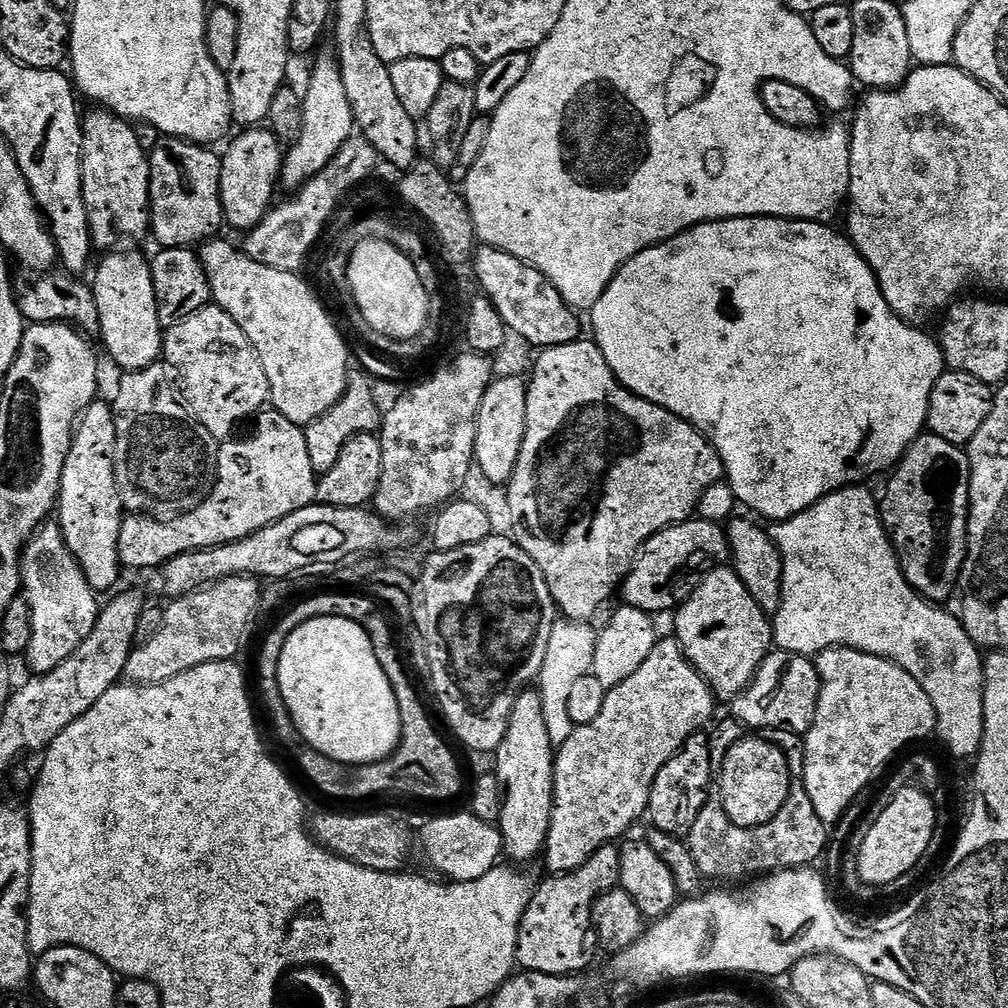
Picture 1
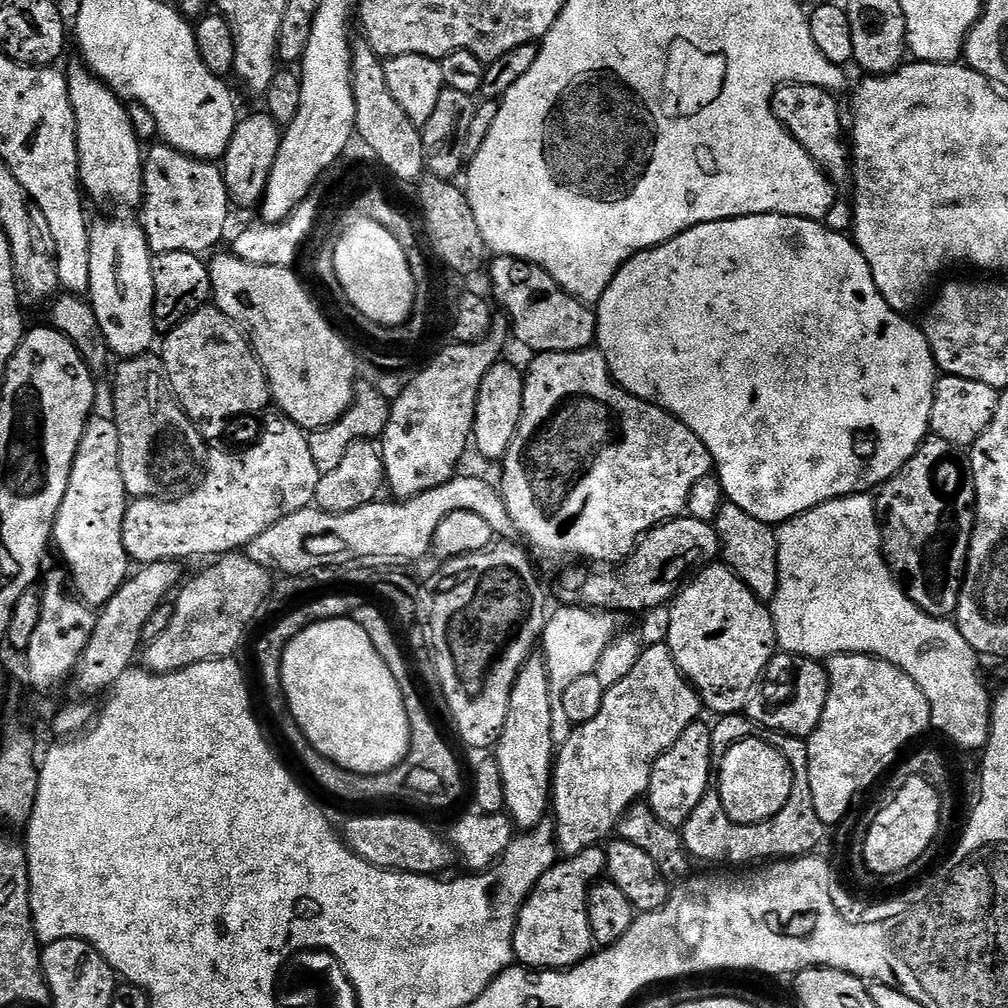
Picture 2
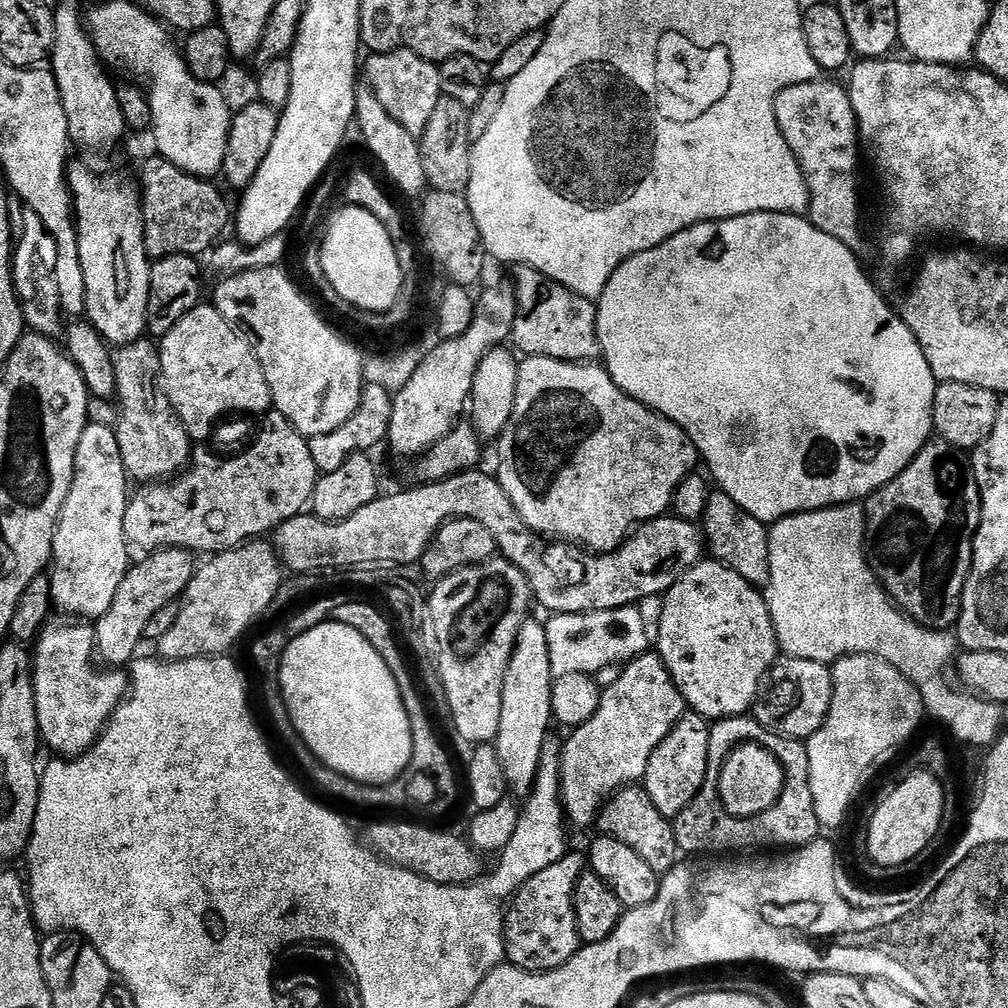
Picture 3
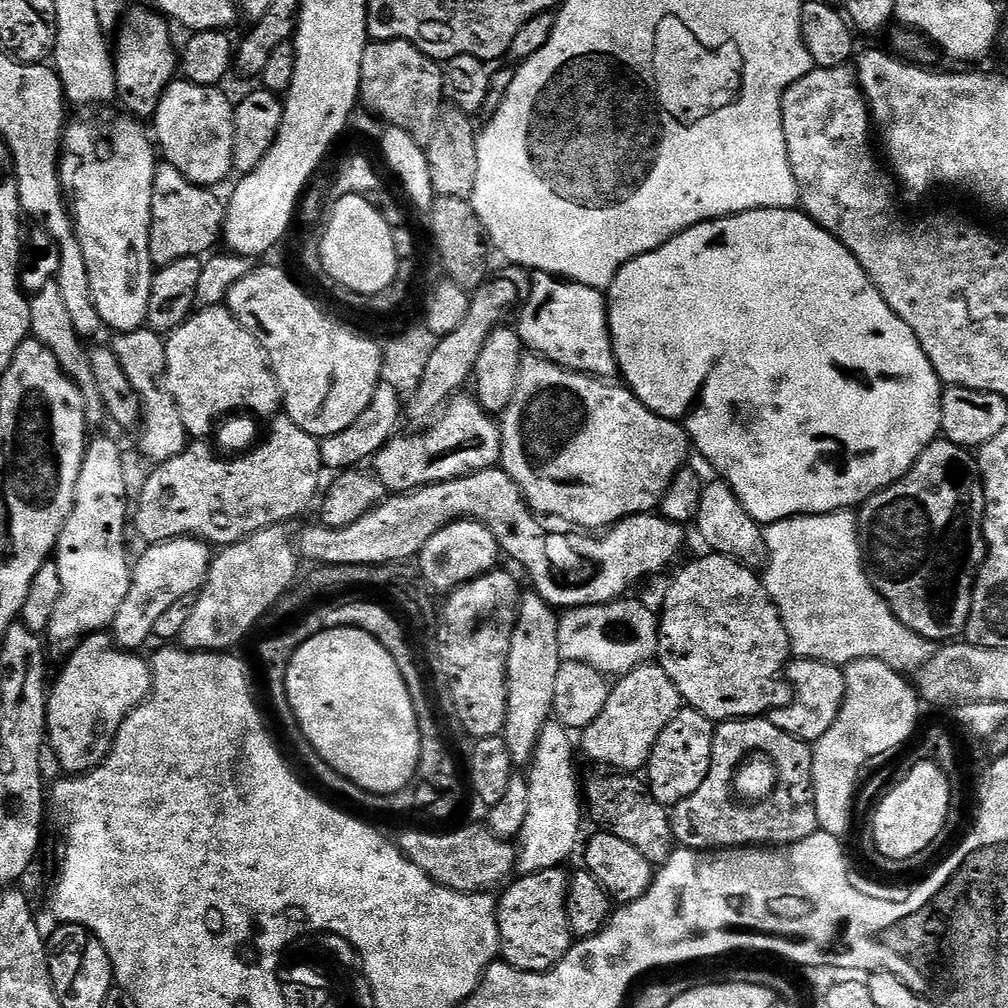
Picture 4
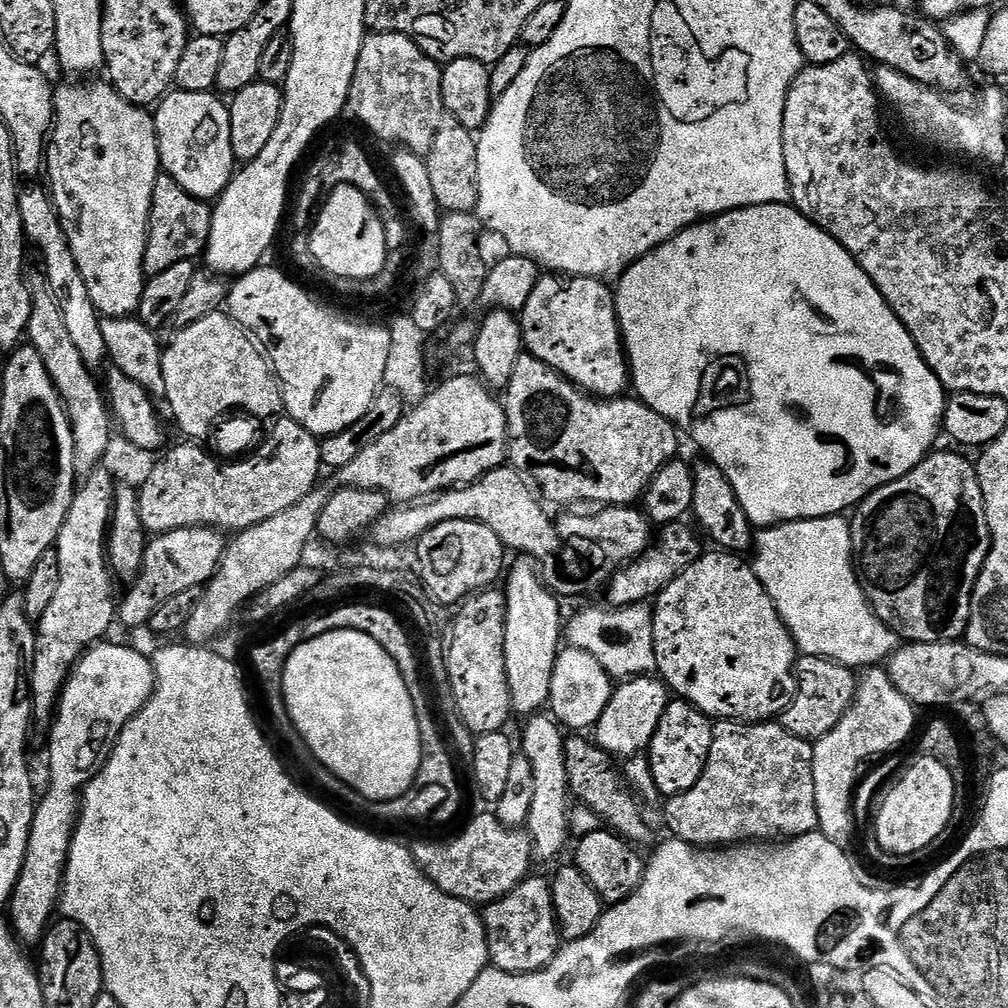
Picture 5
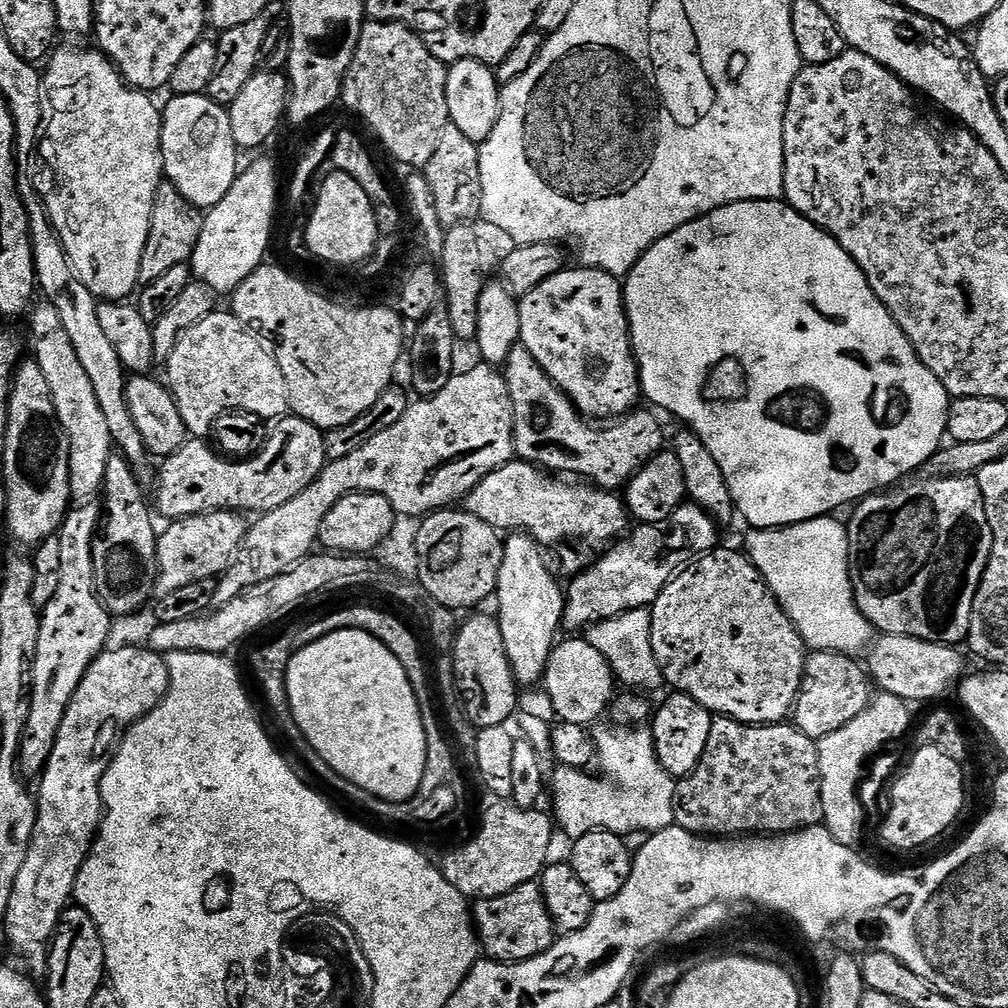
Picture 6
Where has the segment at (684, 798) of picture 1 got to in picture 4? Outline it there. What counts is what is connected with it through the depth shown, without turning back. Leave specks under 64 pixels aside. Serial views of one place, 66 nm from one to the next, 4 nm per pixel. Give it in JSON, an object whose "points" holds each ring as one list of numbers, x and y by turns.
{"points":[[681,707,680,712,670,718,666,730,658,734,658,742,654,742,654,750,646,765,646,783,651,788,654,799,662,805,671,806,682,802,682,798,690,798,690,794,694,794,694,790,702,786,706,770,710,770,715,733,714,721,693,708]]}

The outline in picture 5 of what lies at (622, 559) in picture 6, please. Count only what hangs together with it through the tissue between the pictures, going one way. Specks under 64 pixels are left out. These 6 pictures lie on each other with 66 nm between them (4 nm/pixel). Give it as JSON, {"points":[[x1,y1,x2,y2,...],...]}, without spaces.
{"points":[[688,522,665,524,659,529,654,546,640,553,630,564,625,564,611,577,608,588,609,605,621,608,627,604,642,604,651,601,675,576,691,566,702,554,701,537,697,529]]}

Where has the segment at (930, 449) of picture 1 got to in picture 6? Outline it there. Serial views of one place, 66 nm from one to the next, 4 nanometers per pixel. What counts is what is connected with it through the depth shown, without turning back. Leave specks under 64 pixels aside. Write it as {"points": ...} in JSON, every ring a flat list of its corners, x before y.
{"points":[[929,475,929,480,916,480,901,483,883,494,864,497,851,509,852,517,846,520,848,529,848,549,850,550,850,578,852,589,856,595,856,605,864,611,864,617,872,623,873,629,883,635,908,635,916,639,928,640,931,643,960,646,967,641,970,630,970,614,974,610,974,594,984,577,986,566,992,553,992,531,986,518,982,490,978,486,975,475,941,476]]}

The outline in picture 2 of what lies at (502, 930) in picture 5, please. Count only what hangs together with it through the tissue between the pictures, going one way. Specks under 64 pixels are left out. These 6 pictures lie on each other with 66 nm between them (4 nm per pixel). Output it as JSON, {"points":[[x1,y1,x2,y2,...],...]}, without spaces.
{"points":[[603,847,587,848,561,859,534,886,520,907,512,939,513,957,529,970,563,970,580,964,594,952,590,918,586,914,588,890,605,875,608,863]]}

